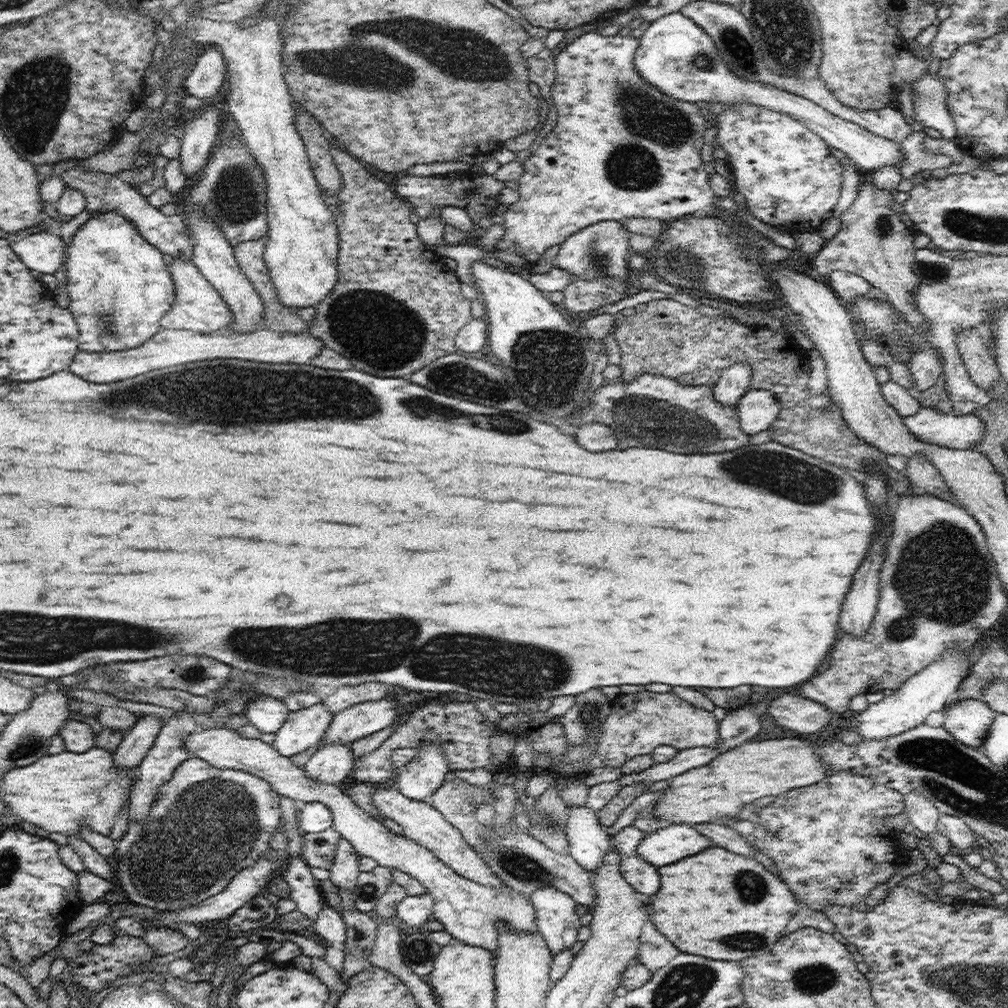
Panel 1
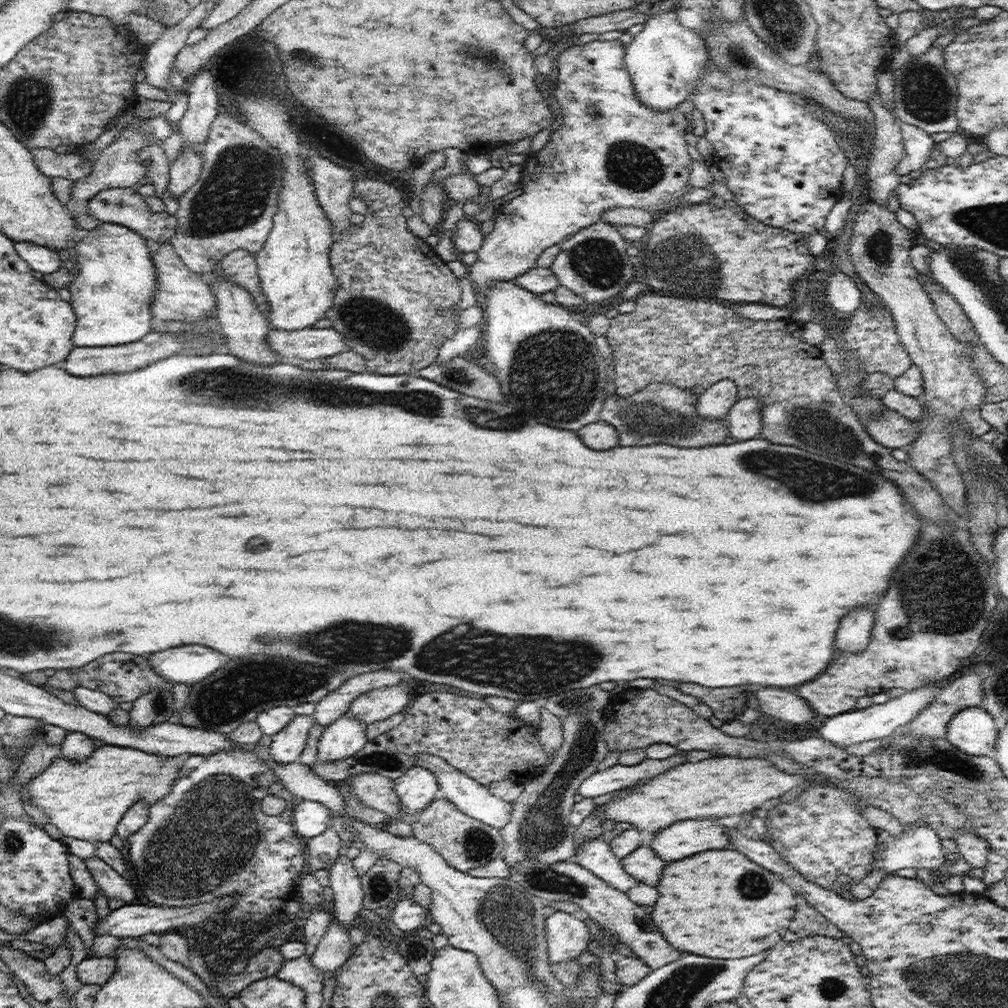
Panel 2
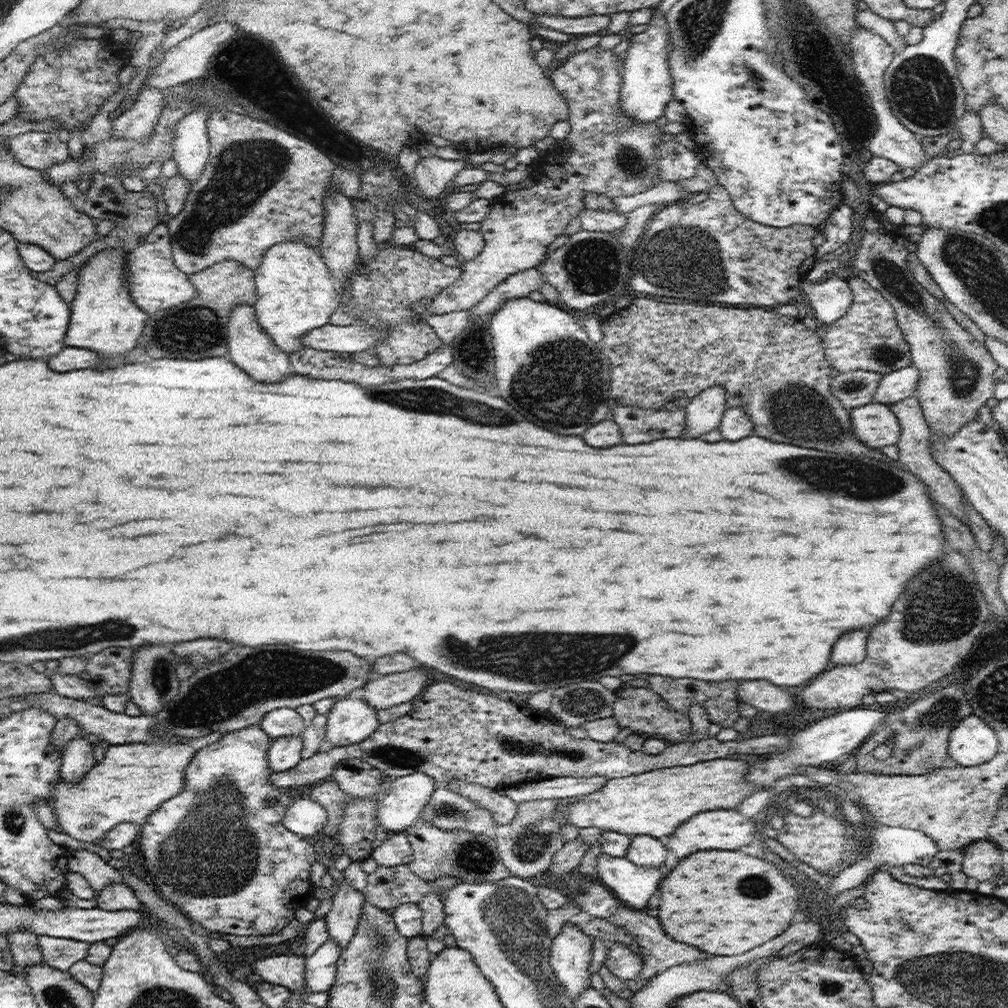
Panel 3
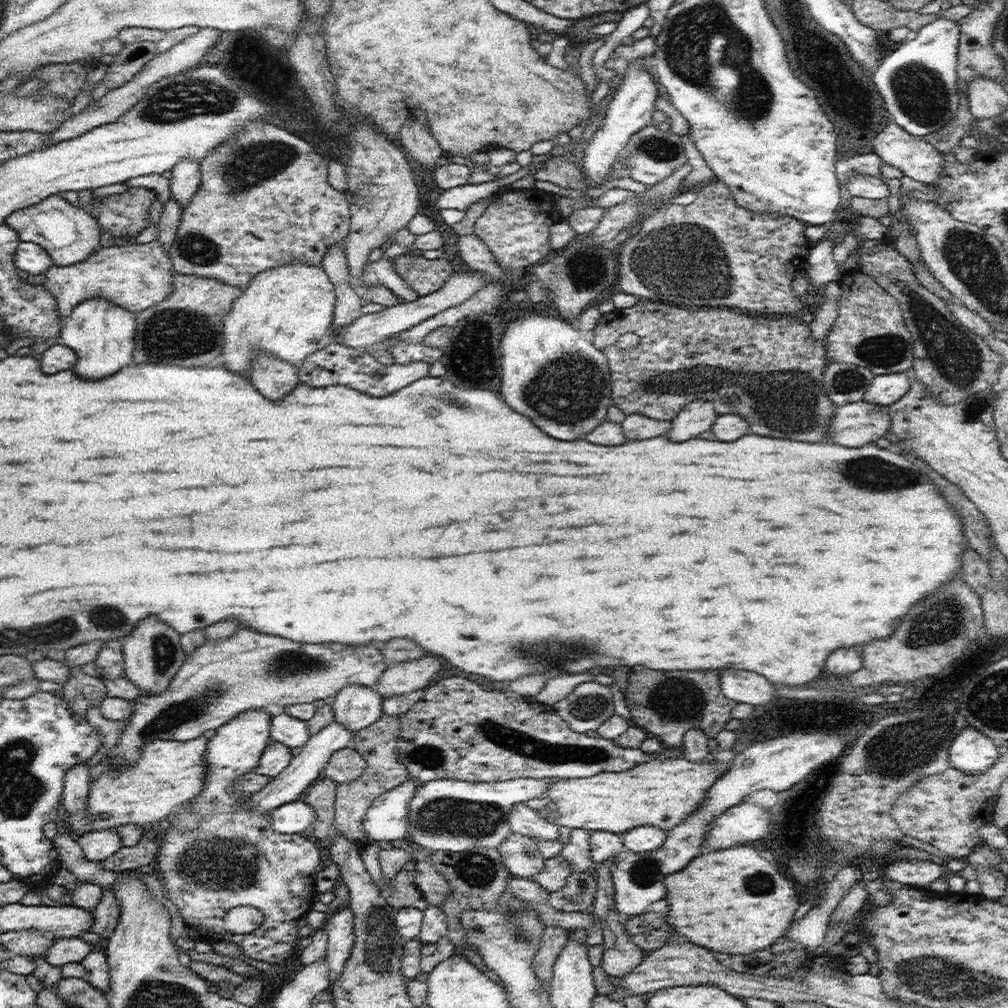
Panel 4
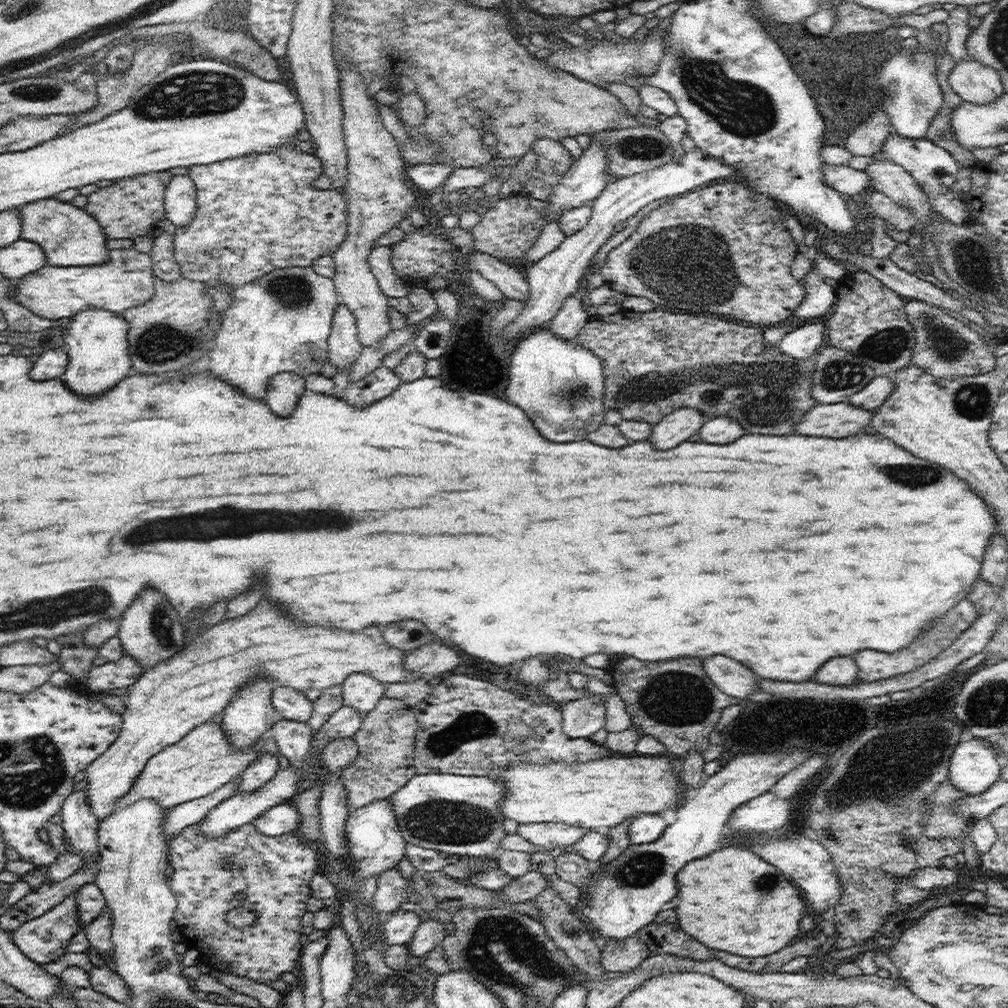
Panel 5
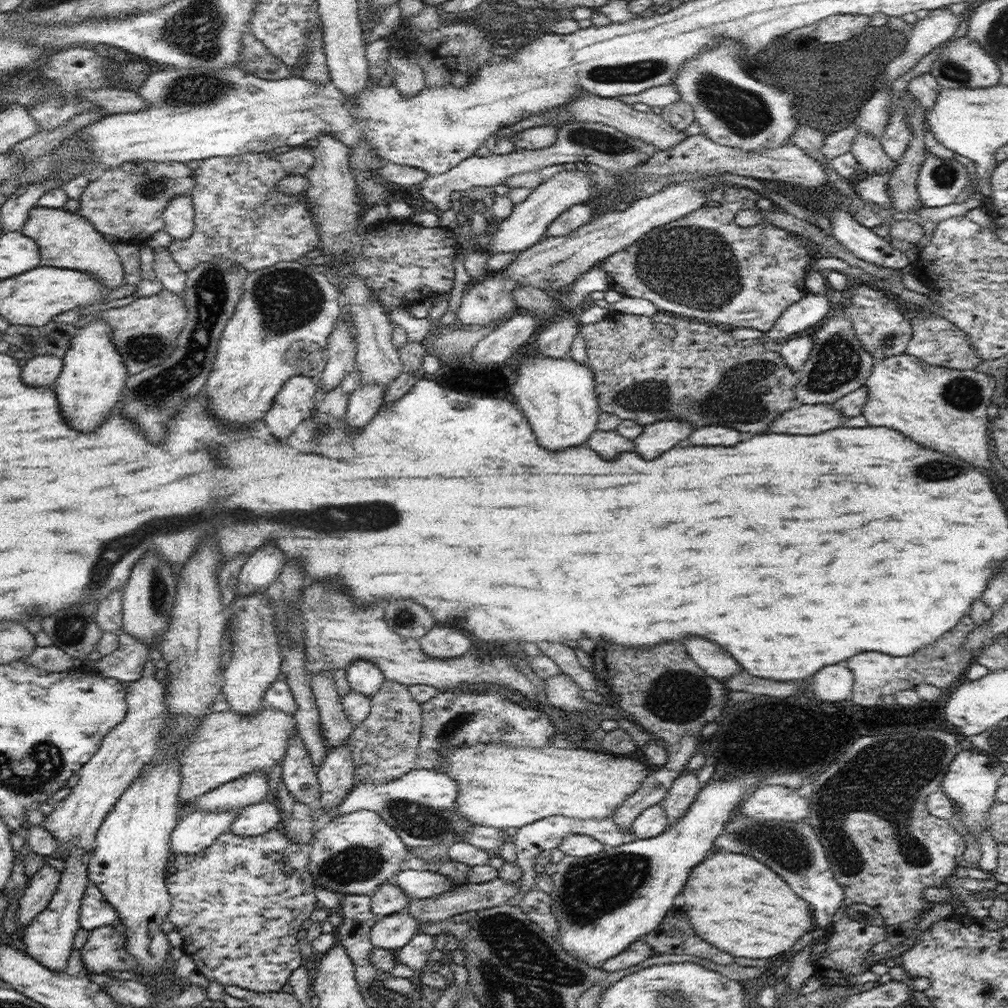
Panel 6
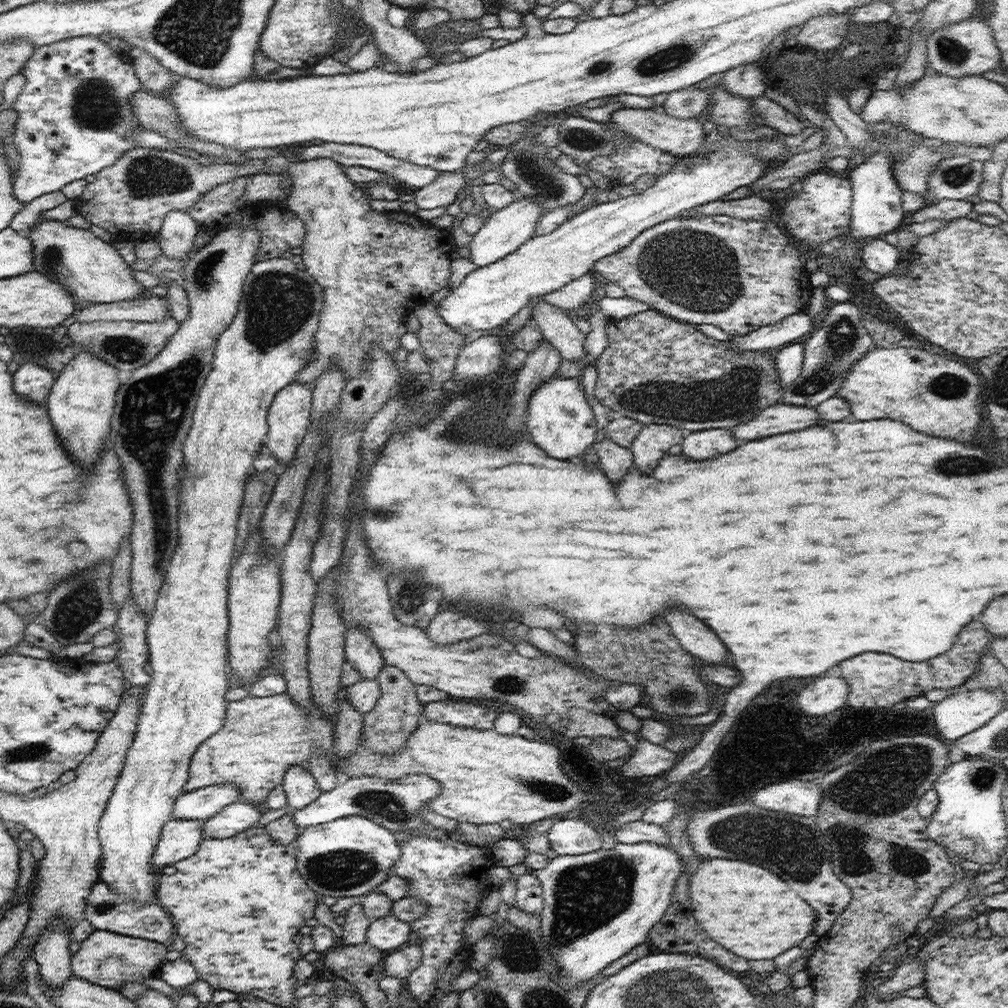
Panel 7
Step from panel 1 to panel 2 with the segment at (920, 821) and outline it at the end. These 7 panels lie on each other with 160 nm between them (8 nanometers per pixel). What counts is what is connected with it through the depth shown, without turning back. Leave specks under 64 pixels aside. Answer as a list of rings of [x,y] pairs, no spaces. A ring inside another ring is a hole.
[[[918,826],[911,829],[905,829],[898,836],[892,836],[888,831],[877,829],[878,847],[875,851],[875,859],[871,866],[871,872],[876,869],[882,869],[886,874],[893,873],[901,868],[928,868],[935,873],[943,872],[941,866],[946,862],[942,853],[941,838],[937,832],[930,827]]]

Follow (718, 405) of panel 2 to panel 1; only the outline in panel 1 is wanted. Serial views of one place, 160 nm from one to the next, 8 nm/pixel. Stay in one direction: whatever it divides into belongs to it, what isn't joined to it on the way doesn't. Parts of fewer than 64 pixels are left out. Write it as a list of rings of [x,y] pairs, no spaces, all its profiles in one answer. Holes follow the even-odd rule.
[[[734,363],[725,368],[718,382],[713,387],[713,393],[718,402],[734,406],[744,396],[751,385],[753,368],[748,363]]]

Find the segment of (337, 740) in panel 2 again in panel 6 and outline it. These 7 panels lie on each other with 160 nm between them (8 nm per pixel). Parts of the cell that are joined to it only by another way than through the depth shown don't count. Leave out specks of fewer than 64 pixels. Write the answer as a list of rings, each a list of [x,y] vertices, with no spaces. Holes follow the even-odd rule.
[[[357,658],[351,662],[345,671],[351,690],[370,696],[370,698],[380,690],[386,679],[373,662],[363,658]]]

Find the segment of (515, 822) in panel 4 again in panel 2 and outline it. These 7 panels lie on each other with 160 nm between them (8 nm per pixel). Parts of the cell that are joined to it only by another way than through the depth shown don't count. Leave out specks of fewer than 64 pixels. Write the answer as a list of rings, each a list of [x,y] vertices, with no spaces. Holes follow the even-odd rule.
[[[421,754],[415,764],[418,764],[418,767],[430,770],[436,776],[439,789],[442,790],[444,796],[451,803],[454,803],[464,814],[479,820],[484,825],[490,825],[499,830],[510,822],[513,809],[512,803],[492,795],[487,786],[476,782],[476,780],[463,774],[460,770],[454,768],[454,766],[450,766],[441,756]]]

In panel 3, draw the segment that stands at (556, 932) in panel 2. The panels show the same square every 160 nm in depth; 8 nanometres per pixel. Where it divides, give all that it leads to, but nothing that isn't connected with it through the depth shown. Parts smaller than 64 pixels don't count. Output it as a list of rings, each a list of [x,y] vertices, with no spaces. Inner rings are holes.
[[[570,922],[564,923],[559,935],[553,938],[549,963],[551,964],[554,975],[558,978],[560,984],[562,984],[566,996],[570,998],[570,1002],[576,1002],[576,998],[580,994],[584,994],[586,988],[591,987],[588,968],[592,958],[592,945],[593,942],[590,935],[587,935],[578,925]]]

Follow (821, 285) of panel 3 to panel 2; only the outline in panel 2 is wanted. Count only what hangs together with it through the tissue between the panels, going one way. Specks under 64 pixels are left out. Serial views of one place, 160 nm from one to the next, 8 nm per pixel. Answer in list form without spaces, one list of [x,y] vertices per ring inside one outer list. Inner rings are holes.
[[[842,271],[828,274],[826,306],[836,315],[846,317],[862,303],[860,288]]]

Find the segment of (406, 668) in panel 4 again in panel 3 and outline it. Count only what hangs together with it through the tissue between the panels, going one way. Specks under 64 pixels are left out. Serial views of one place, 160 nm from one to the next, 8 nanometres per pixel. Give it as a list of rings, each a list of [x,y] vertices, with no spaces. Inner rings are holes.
[[[419,667],[406,672],[375,676],[364,687],[363,699],[376,711],[411,701],[427,688],[426,672]]]

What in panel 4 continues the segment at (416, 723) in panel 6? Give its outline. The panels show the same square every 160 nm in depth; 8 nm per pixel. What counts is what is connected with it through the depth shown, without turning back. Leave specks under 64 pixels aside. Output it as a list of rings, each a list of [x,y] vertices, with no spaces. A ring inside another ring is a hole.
[[[382,713],[382,716],[370,726],[353,733],[352,746],[361,754],[366,761],[366,771],[360,778],[352,782],[343,782],[337,785],[335,796],[335,822],[333,830],[340,830],[350,842],[357,846],[370,843],[366,831],[363,829],[363,822],[369,806],[373,800],[383,792],[389,792],[405,780],[410,779],[408,769],[399,761],[397,755],[397,740],[399,737],[399,716]]]

